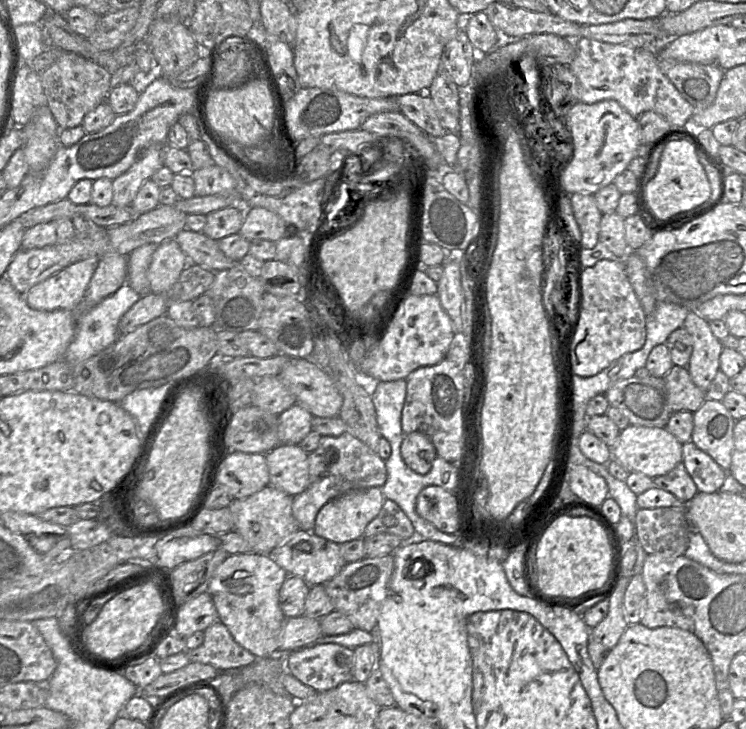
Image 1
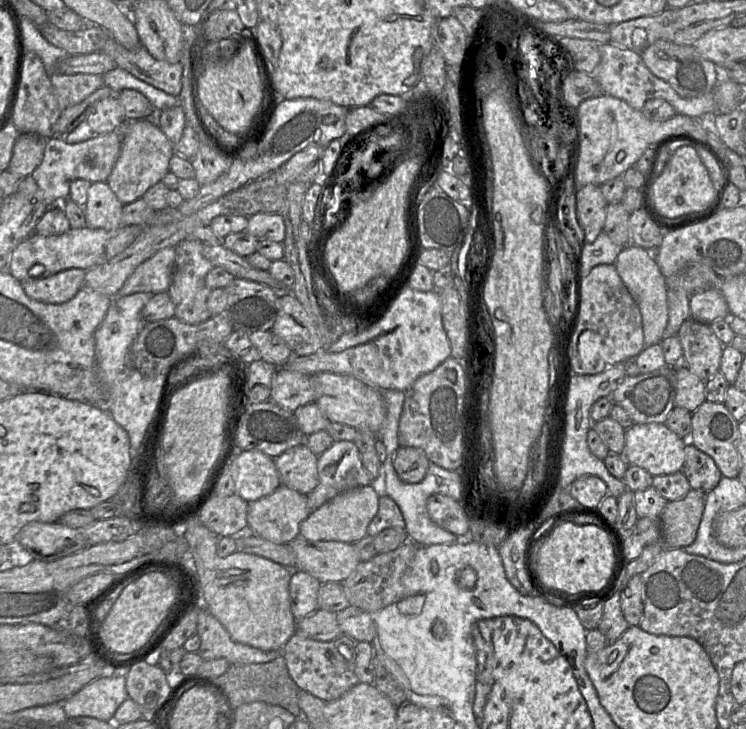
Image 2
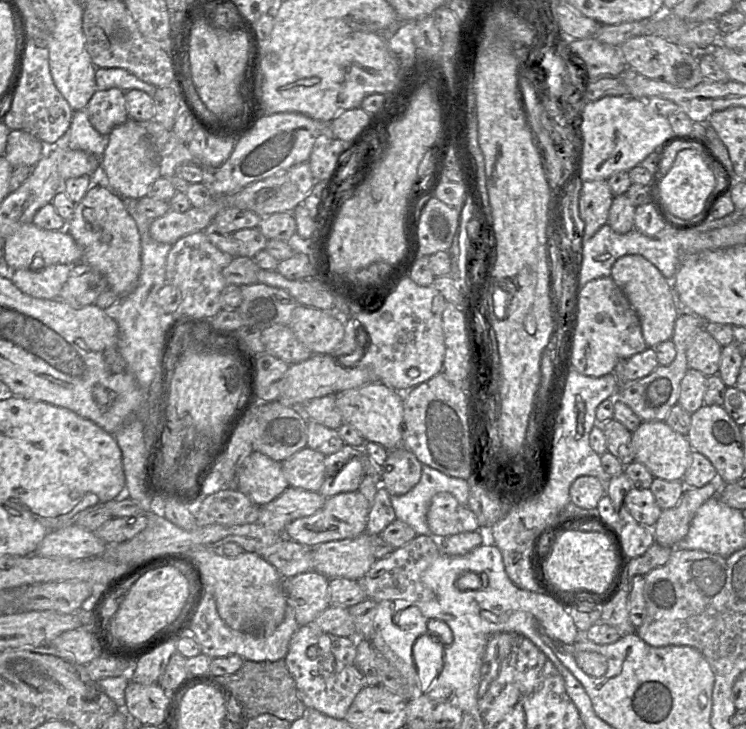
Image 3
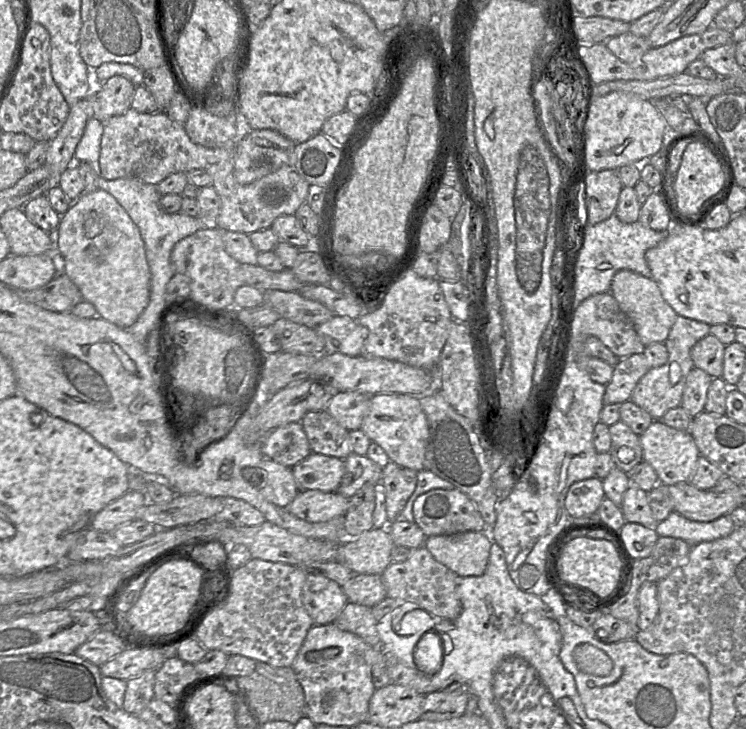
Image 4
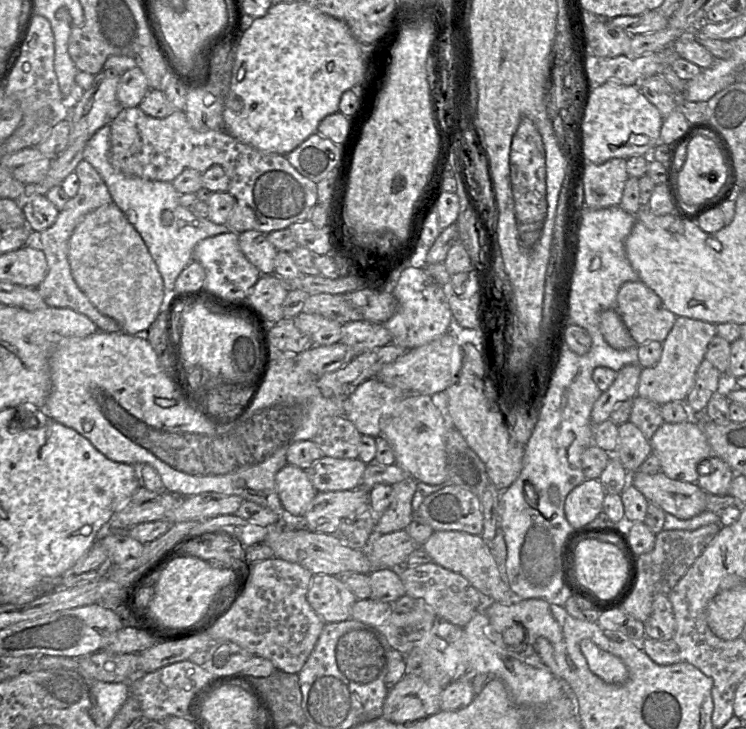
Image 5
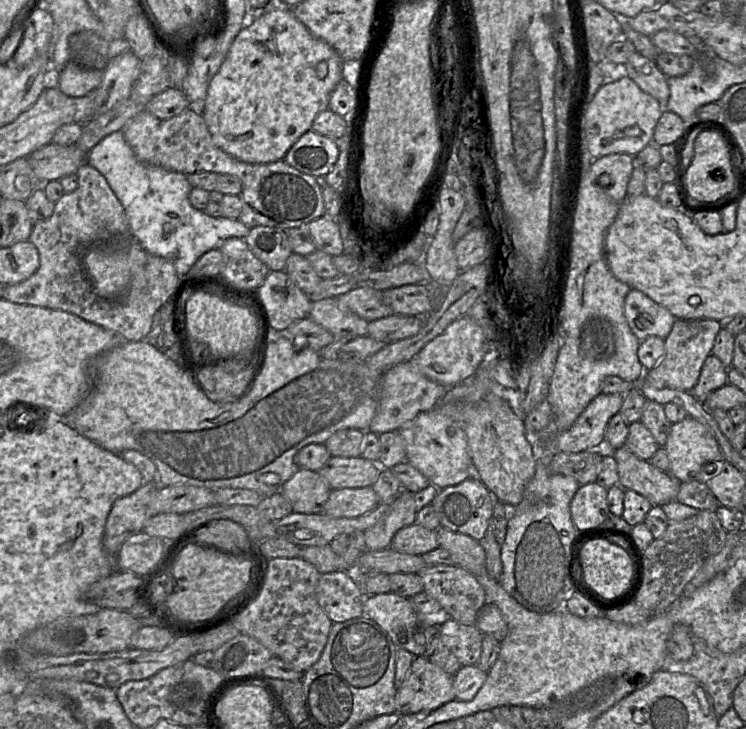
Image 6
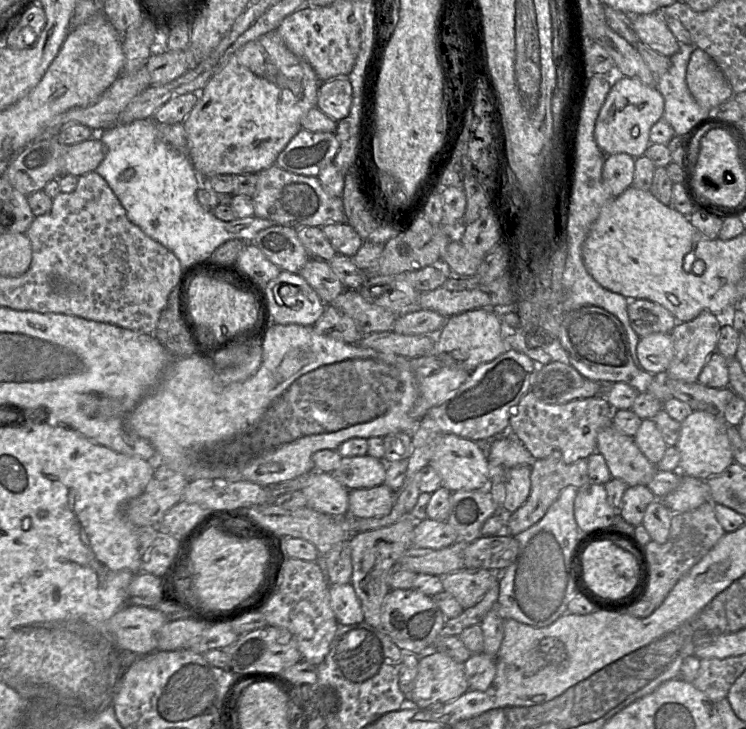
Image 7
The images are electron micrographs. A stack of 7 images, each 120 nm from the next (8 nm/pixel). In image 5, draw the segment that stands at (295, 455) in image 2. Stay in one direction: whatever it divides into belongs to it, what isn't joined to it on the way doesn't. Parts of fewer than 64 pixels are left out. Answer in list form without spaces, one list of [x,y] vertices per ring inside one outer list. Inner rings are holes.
[[[323,456],[306,472],[318,492],[344,491],[362,485],[366,466],[359,458],[339,459]]]

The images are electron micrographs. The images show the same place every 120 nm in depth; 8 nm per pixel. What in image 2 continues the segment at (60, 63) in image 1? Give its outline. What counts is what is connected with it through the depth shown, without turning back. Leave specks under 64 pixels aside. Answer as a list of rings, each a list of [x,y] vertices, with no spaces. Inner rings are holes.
[[[59,74],[50,75],[60,108],[80,103],[94,91],[104,85],[103,75],[99,74]]]

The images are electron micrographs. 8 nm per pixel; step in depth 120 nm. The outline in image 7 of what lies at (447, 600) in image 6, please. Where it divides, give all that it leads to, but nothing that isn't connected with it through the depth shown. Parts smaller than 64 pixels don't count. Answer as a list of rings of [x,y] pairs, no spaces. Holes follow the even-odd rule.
[[[464,568],[440,577],[443,590],[450,593],[463,609],[467,609],[474,606],[494,584],[499,583],[500,574],[488,569]]]

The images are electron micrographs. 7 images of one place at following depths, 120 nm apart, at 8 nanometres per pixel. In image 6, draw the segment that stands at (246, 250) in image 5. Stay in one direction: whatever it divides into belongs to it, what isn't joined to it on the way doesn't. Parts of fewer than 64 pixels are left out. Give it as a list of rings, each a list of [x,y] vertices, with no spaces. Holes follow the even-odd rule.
[[[253,227],[245,242],[270,272],[284,271],[288,257],[293,254],[286,231],[280,228]]]

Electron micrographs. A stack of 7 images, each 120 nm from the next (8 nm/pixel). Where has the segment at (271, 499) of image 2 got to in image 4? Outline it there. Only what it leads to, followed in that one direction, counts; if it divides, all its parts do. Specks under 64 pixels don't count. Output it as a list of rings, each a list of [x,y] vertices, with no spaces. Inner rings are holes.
[[[300,491],[286,507],[287,511],[299,519],[310,523],[326,522],[344,516],[349,508],[349,499],[338,491]]]

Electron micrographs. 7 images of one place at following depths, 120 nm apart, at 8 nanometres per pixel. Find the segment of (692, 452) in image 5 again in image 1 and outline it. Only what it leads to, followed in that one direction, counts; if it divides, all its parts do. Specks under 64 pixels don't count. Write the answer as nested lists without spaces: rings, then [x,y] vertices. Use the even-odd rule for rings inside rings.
[[[629,425],[611,447],[612,458],[629,473],[639,472],[652,479],[666,475],[682,462],[682,445],[666,428]]]

